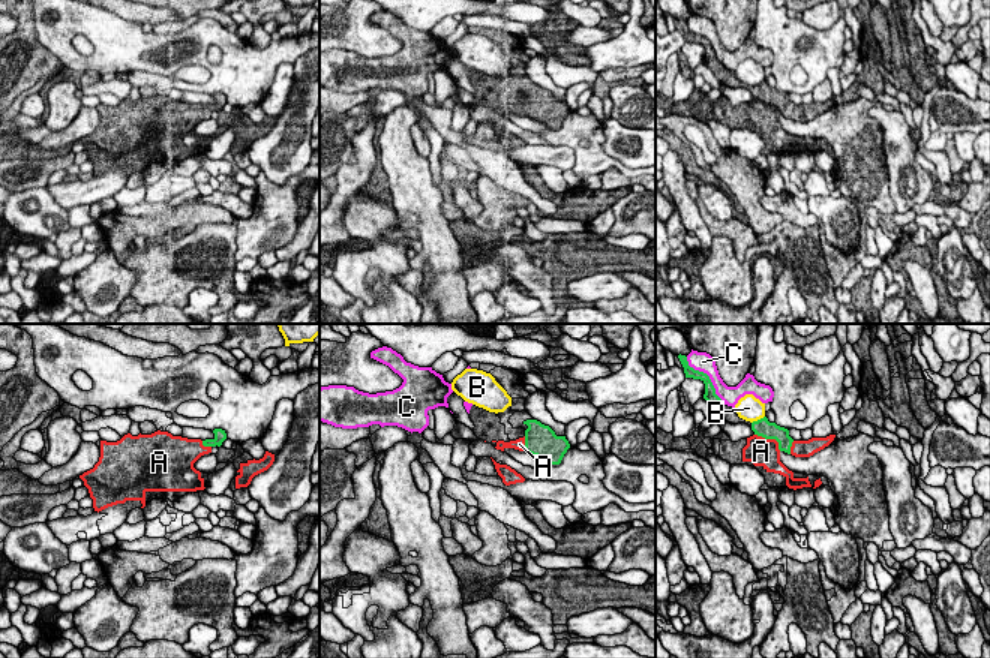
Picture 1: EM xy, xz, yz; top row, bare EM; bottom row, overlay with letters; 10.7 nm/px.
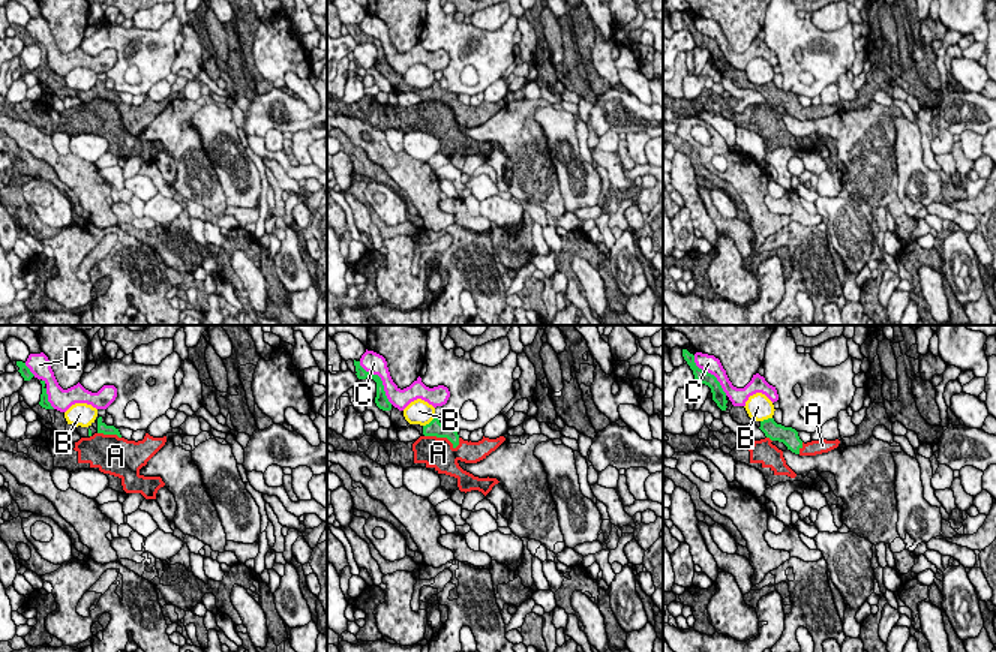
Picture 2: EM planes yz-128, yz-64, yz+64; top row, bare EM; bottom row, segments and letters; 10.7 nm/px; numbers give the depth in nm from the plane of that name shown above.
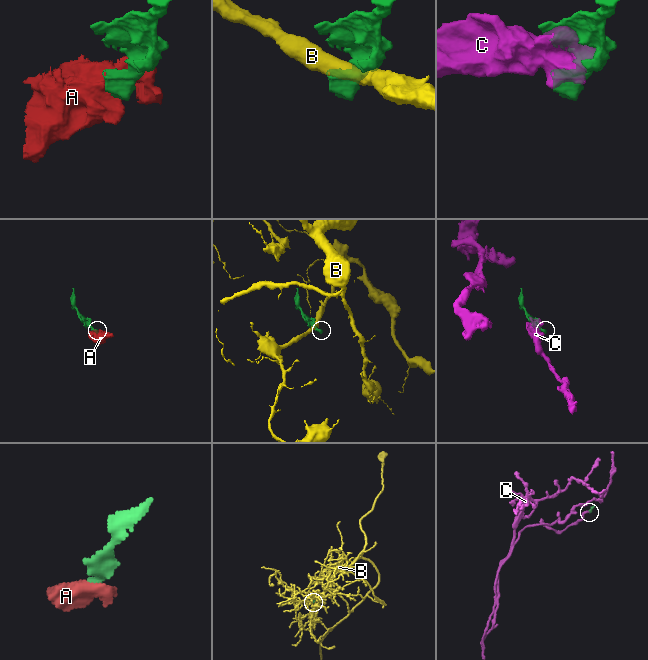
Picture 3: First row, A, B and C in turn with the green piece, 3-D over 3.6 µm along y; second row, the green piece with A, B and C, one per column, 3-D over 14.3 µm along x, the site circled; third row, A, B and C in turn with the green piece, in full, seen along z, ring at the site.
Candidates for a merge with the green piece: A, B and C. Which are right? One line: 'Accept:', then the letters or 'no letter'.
Accept: A

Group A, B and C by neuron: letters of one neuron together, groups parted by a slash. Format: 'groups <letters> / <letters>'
groups A / B / C

